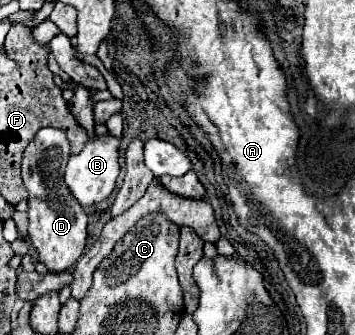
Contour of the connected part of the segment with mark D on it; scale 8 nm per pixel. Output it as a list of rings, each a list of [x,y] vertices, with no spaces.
[[[40,129],[22,157],[22,179],[28,191],[28,235],[48,271],[70,269],[84,251],[88,217],[64,183],[64,167],[70,159],[70,141],[62,129]]]

